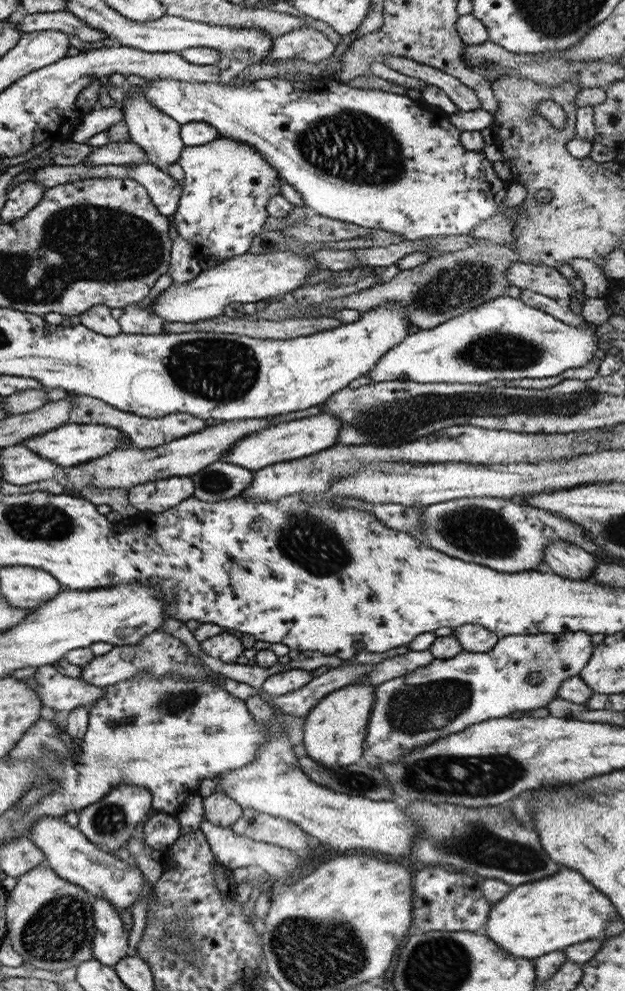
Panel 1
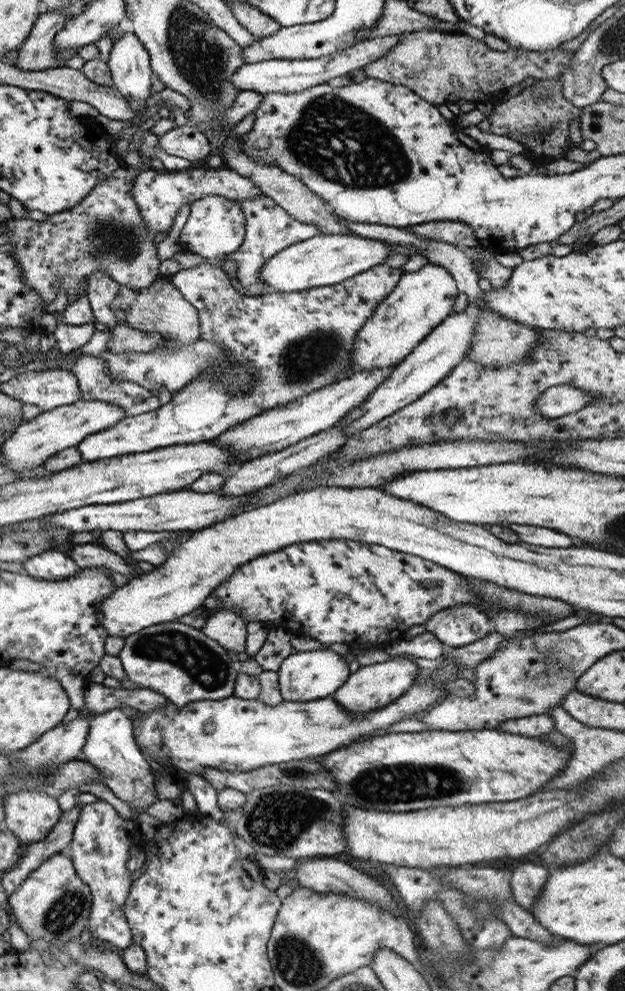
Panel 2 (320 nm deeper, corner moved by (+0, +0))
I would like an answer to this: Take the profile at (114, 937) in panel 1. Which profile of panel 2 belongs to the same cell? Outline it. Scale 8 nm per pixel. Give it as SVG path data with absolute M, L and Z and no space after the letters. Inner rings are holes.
M101 799L83 805L74 825L67 853L77 876L90 890L87 929L95 940L109 942L115 948L127 948L132 943L132 936L123 905L131 884L131 872L125 867L125 862L131 846L144 839L134 820L123 819L113 806Z

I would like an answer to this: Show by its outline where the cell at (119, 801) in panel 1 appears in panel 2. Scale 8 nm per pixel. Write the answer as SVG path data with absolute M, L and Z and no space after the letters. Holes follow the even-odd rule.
M113 707L89 718L88 725L88 735L81 749L81 757L100 770L103 784L109 787L119 800L127 802L136 813L145 811L151 803L157 801L154 776L135 742L132 720L123 708Z

